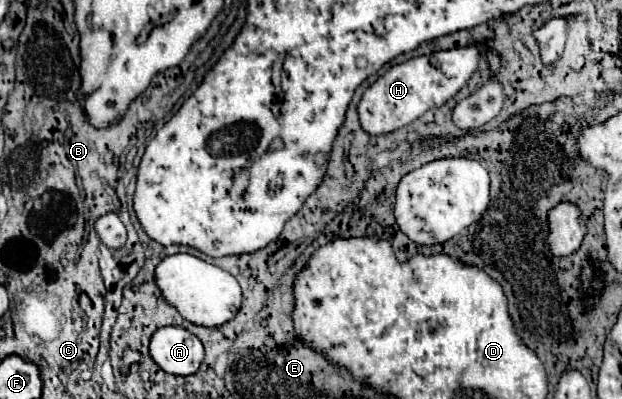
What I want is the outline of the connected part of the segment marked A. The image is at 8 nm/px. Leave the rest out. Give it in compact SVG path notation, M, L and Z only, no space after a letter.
M181 326L159 328L151 338L149 352L159 368L177 376L195 374L205 356L201 340Z

